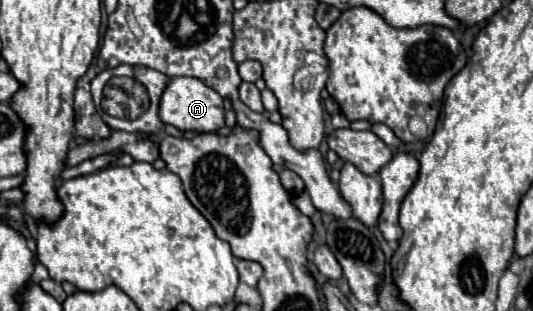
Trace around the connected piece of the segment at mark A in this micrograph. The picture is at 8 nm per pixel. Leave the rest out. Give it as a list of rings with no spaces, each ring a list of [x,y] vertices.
[[[174,76],[166,84],[160,106],[158,106],[158,116],[164,124],[172,124],[178,130],[200,130],[200,132],[214,132],[224,126],[224,100],[208,88],[202,80],[190,78],[190,76]]]

